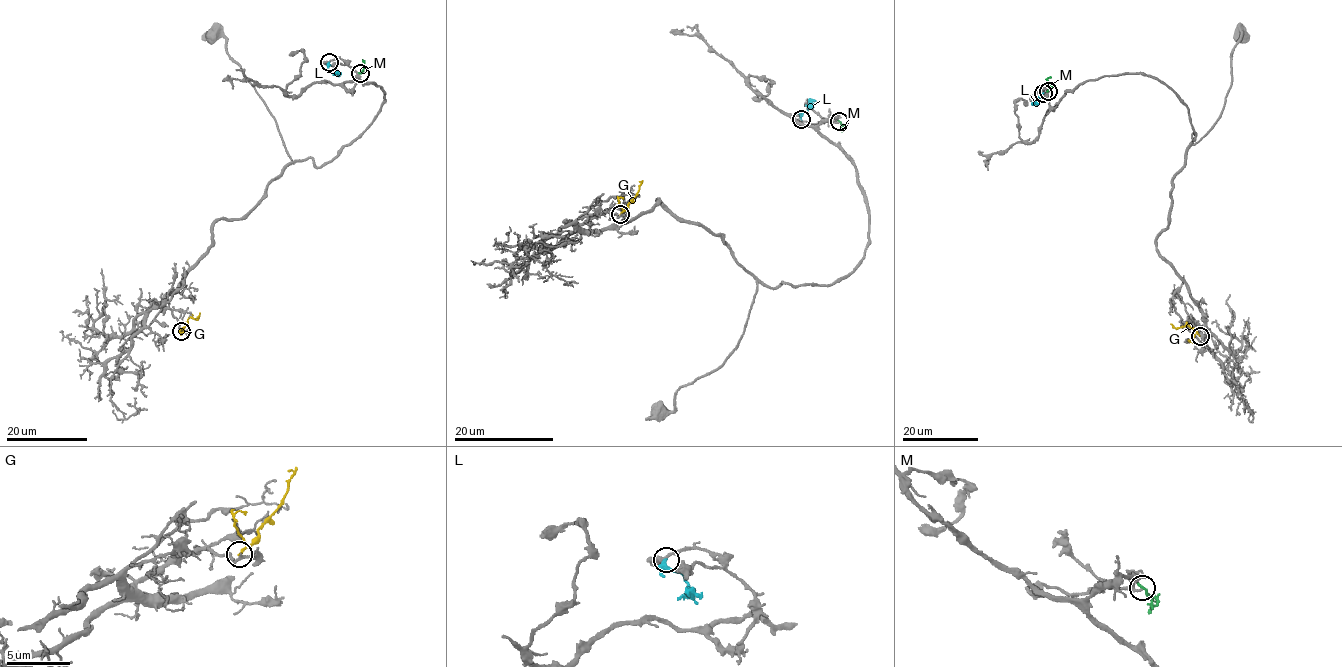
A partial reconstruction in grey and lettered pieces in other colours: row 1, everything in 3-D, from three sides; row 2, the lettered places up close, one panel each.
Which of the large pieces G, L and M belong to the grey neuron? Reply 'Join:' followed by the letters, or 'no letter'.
Join: no letter

